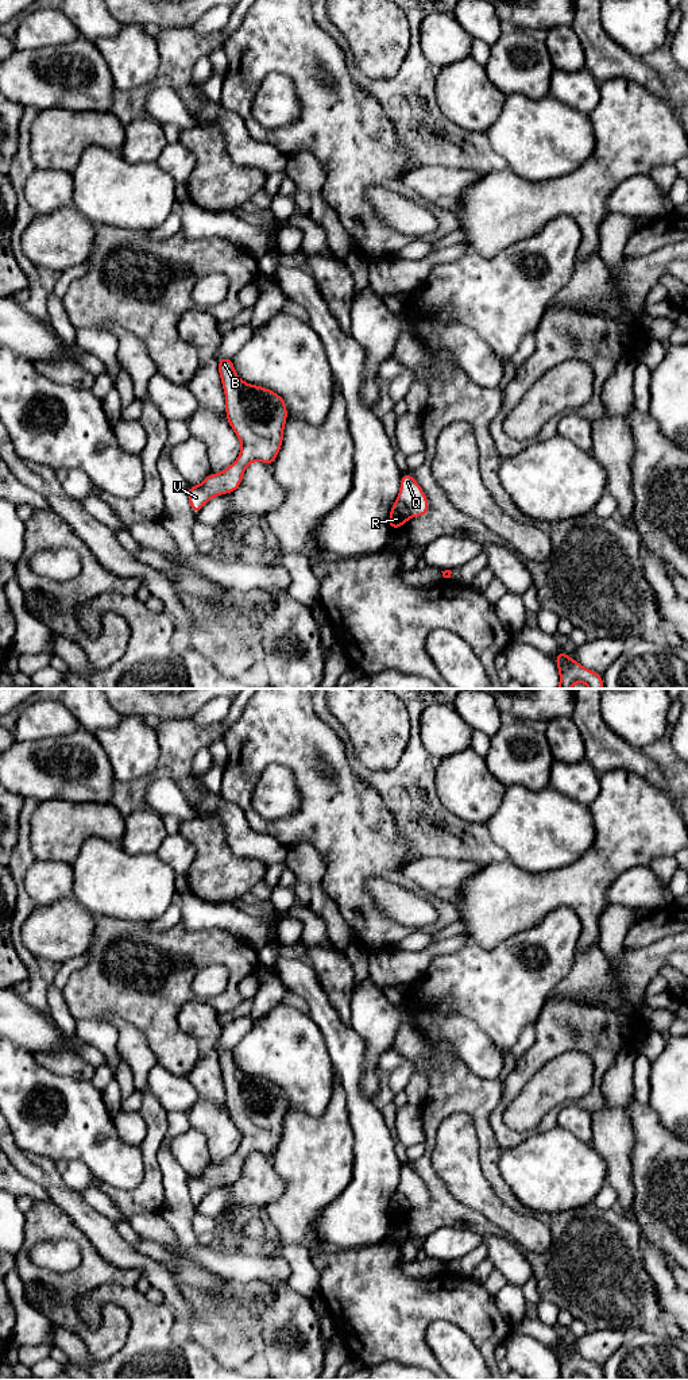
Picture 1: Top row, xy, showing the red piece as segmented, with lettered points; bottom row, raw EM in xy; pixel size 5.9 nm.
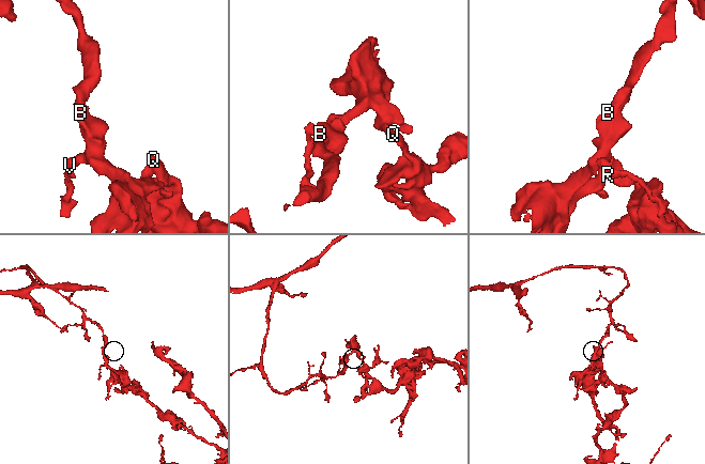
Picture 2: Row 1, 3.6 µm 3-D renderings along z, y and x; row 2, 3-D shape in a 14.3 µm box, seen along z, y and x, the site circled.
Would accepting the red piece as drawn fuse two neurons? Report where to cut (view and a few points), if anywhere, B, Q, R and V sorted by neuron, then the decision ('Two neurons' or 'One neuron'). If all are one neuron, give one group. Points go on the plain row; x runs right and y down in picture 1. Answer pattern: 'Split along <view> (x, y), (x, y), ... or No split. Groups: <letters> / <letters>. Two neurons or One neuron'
Split along xy (398, 1190), (412, 1206). Groups: B R V / Q. Two neurons

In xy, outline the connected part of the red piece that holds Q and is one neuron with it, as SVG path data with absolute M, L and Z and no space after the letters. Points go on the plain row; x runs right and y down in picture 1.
M409 1163L401 1168L398 1191L401 1191L409 1199L410 1206L415 1209L425 1207L430 1200L424 1182Z

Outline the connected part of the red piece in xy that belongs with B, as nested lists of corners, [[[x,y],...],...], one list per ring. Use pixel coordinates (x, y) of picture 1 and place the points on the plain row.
[[[232,1048],[219,1051],[217,1060],[227,1092],[227,1113],[239,1129],[241,1142],[224,1163],[210,1164],[201,1176],[189,1177],[188,1190],[196,1207],[210,1190],[236,1183],[244,1160],[254,1152],[274,1156],[287,1113],[283,1088],[264,1078],[241,1072],[235,1064]]]

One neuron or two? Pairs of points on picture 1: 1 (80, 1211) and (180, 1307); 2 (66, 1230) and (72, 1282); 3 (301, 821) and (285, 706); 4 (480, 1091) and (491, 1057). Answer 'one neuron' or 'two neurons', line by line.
1: one neuron
2: one neuron
3: one neuron
4: two neurons

